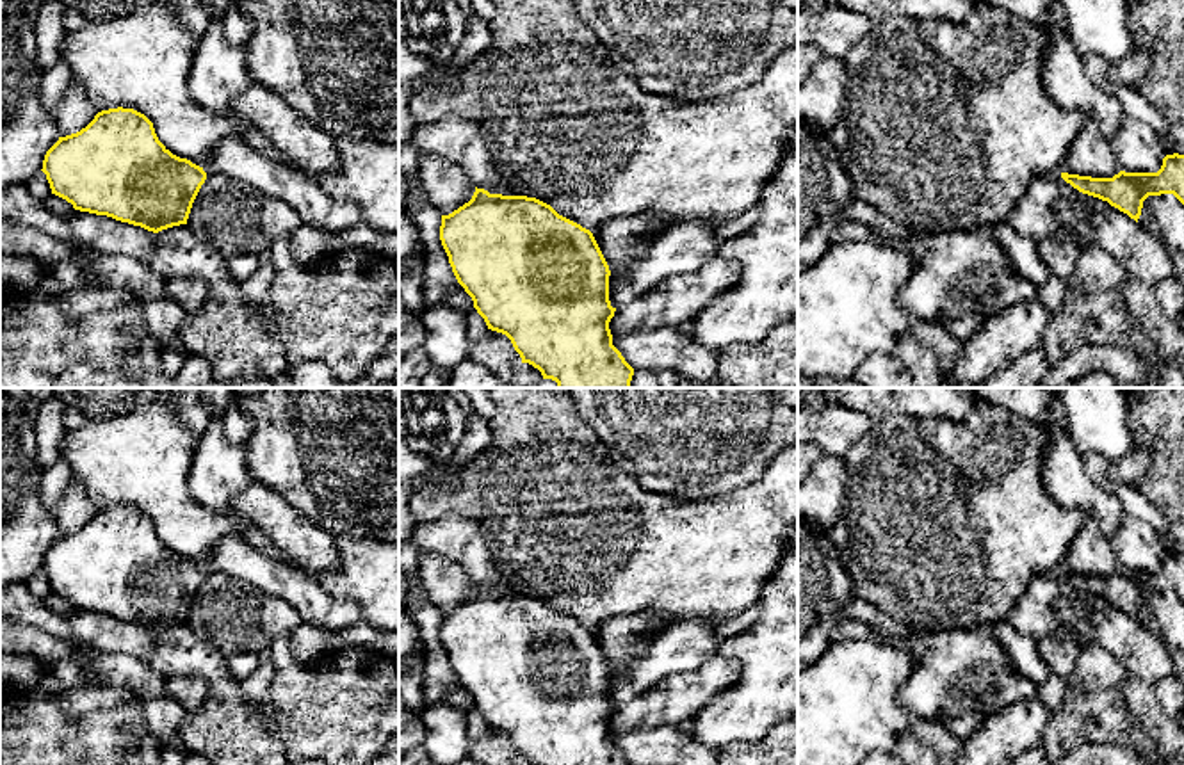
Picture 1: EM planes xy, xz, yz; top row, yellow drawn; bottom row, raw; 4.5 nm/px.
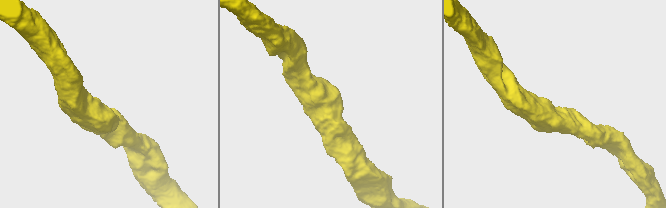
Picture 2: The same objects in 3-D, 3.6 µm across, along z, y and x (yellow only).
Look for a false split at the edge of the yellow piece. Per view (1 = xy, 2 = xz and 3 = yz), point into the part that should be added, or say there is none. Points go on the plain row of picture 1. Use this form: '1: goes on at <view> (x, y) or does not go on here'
1: does not go on here
2: does not go on here
3: does not go on here

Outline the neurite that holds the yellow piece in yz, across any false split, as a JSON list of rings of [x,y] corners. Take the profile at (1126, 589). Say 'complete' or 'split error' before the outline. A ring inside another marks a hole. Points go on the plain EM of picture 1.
complete; [[[1184,553],[1163,557],[1157,571],[1125,571],[1113,576],[1091,576],[1061,571],[1061,576],[1083,592],[1107,600],[1138,621],[1148,594],[1173,592],[1184,603]]]

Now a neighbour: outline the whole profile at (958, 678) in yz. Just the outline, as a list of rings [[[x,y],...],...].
[[[931,630],[906,639],[912,674],[899,690],[901,705],[937,721],[965,740],[992,713],[1036,696],[1010,655],[979,630]]]

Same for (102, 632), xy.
[[[75,608],[64,619],[82,644],[105,653],[125,653],[142,660],[157,640],[157,632],[107,614]]]

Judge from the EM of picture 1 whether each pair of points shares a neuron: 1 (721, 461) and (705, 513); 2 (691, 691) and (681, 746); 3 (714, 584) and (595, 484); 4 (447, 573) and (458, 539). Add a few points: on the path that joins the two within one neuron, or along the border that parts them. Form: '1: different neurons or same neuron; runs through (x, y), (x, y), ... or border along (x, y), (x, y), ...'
1: different neurons; border along (750, 481), (707, 497), (677, 499), (670, 495)
2: different neurons; border along (681, 724), (656, 724), (640, 730)
3: same neuron; runs through (684, 559), (670, 559), (625, 515)
4: different neurons; border along (421, 550), (453, 559), (474, 586)

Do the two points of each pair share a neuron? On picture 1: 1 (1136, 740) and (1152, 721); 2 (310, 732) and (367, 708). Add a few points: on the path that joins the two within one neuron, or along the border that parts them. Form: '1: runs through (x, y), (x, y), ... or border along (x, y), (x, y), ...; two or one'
1: border along (1122, 694), (1129, 719), (1156, 746); two
2: runs through (324, 717), (332, 710), (353, 708); one

